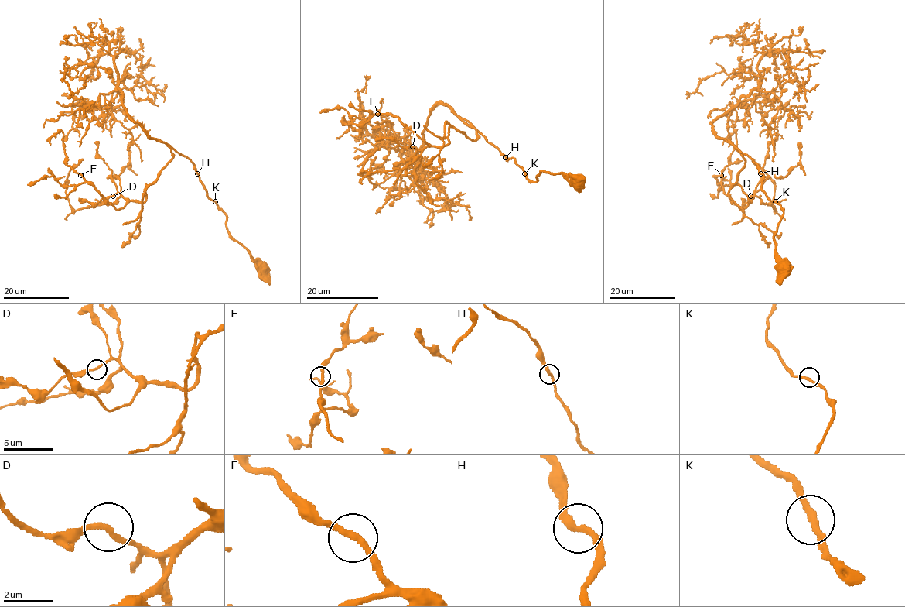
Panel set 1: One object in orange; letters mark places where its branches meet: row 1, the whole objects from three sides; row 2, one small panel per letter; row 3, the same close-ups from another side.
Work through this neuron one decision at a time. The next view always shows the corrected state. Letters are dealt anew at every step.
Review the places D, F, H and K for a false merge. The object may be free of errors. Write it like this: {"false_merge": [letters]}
{"false_merge": []}

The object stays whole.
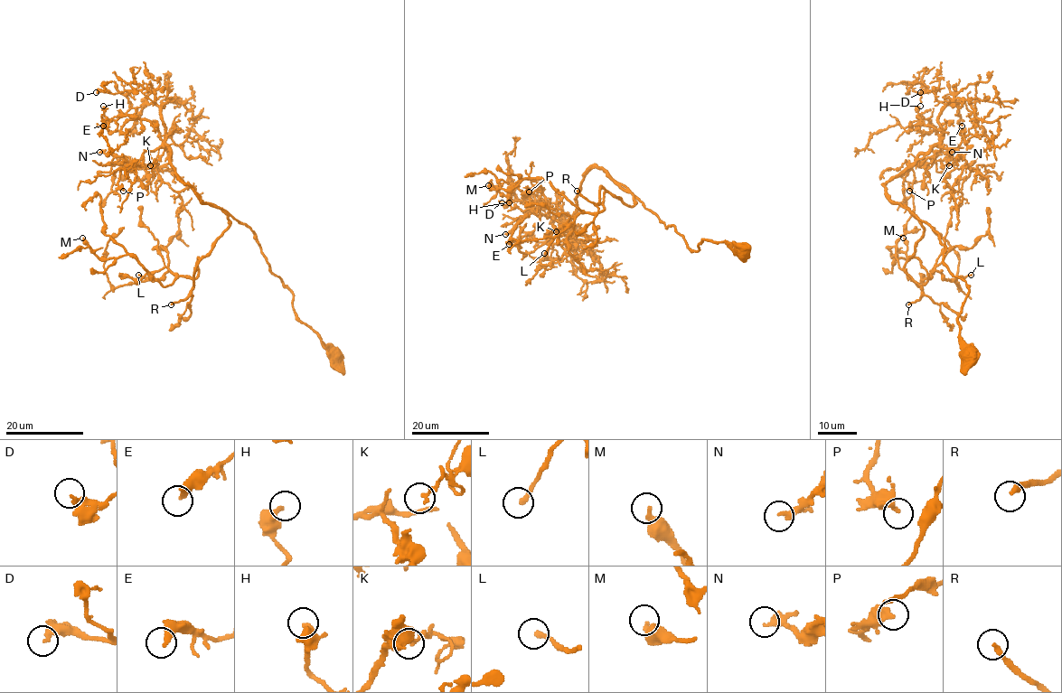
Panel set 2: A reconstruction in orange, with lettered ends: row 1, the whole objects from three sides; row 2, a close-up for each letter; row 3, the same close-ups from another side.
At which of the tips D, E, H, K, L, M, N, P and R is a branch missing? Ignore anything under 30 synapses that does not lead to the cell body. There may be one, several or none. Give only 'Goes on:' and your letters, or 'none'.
Goes on: R

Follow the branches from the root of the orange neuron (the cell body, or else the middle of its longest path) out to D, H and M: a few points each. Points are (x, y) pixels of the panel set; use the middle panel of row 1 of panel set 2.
D: (742, 250), (707, 239), (692, 250), (595, 167), (572, 225), (553, 210), (502, 202)
H: (742, 250), (707, 239), (692, 250), (672, 225), (595, 167), (565, 223), (555, 203), (509, 202)
M: (742, 250), (692, 250), (634, 197), (606, 191), (604, 209), (585, 212), (540, 179), (488, 185)

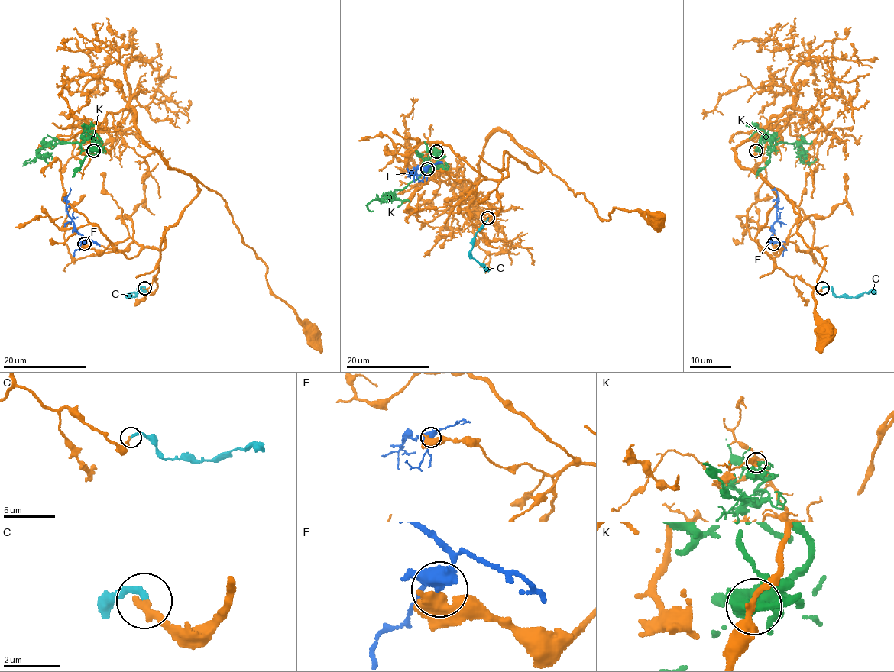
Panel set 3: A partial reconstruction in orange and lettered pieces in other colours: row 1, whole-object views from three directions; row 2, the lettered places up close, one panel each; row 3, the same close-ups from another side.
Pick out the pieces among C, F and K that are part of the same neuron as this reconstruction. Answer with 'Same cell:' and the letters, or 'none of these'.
Same cell: C

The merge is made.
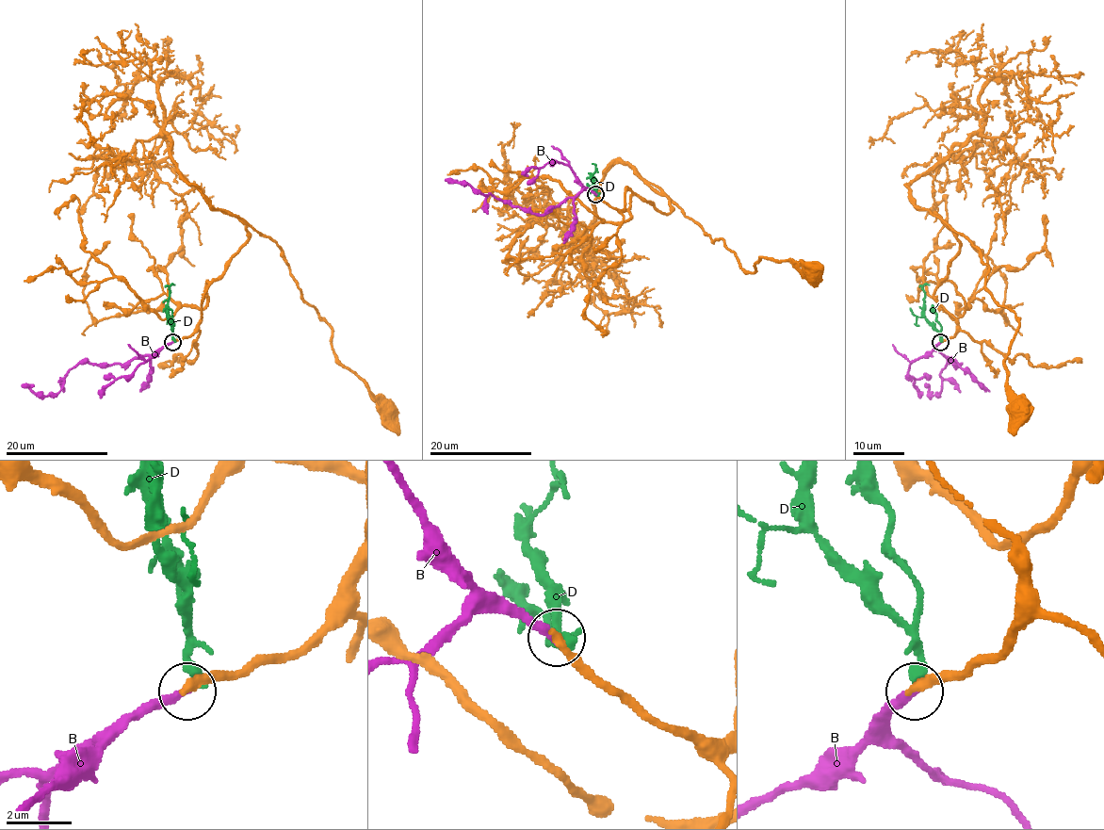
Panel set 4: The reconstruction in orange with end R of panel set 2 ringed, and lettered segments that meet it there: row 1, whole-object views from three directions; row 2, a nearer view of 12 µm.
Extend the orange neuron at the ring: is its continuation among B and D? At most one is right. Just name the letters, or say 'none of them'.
B

